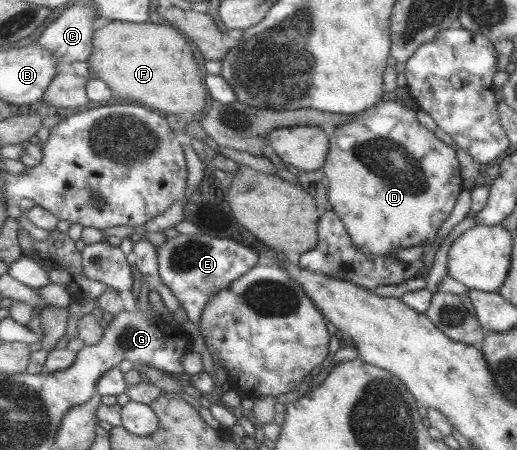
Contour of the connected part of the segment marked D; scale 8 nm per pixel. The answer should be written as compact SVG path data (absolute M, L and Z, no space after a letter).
M395 97L388 101L380 100L370 109L366 109L351 117L351 122L345 122L345 124L335 128L335 131L328 138L329 147L326 151L324 162L320 167L324 173L324 182L327 183L326 195L332 210L343 222L351 243L363 253L393 258L394 253L399 248L410 248L413 246L426 247L427 245L431 245L436 231L439 229L441 223L447 219L449 213L451 213L455 199L457 199L457 195L462 190L462 179L459 171L459 162L455 155L455 148L449 147L446 143L437 139L434 132L422 127L416 120L415 112L416 109L409 107L409 105L404 105Z

